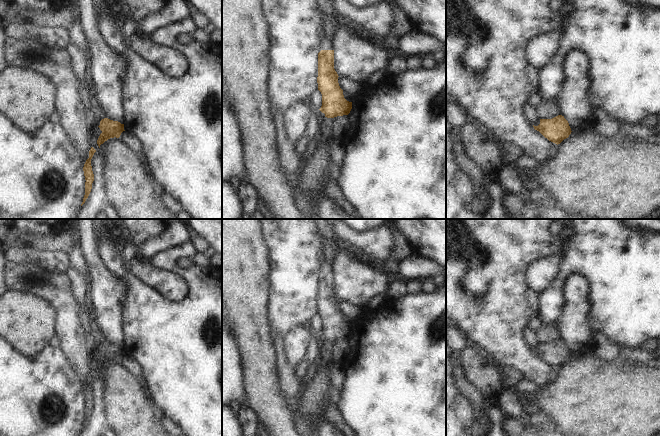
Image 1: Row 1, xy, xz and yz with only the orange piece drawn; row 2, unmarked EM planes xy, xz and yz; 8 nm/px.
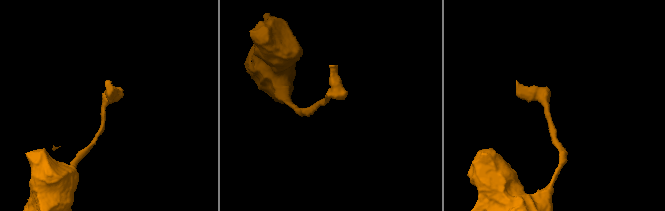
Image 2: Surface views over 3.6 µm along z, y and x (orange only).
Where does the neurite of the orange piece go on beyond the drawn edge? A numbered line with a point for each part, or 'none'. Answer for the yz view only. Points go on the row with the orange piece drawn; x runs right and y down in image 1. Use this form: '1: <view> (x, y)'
none.

